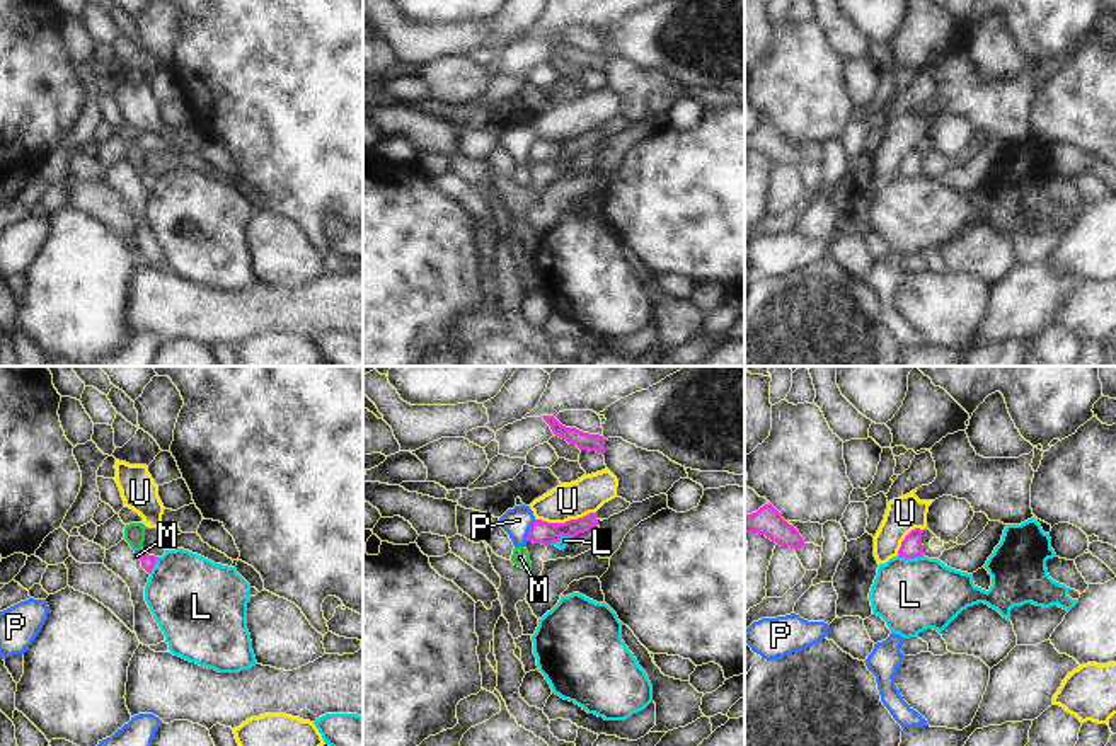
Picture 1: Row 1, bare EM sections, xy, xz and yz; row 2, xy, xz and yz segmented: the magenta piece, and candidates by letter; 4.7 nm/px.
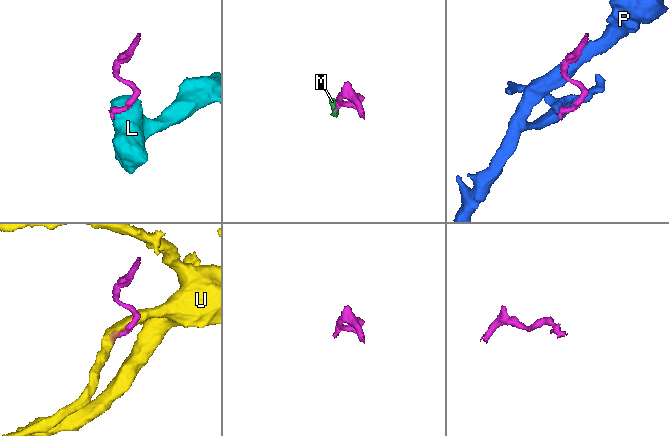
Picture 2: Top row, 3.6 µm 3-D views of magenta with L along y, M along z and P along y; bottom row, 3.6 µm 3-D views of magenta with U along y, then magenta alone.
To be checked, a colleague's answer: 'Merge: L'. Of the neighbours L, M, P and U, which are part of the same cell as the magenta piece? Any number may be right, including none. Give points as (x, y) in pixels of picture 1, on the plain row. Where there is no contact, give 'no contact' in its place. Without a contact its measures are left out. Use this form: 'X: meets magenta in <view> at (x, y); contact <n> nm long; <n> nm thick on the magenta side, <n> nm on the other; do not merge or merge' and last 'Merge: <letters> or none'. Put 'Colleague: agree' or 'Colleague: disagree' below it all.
L: meets magenta in yz at (910, 176); contact 120 nm long; 100 nm thick on the magenta side, 360 nm on the other; do not merge
M: meets magenta in xy at (142, 176); contact 30 nm long; 60 nm thick on the magenta side, 20 nm on the other; merge
P: meets magenta in xz at (530, 149); contact 120 nm long; 110 nm thick on the magenta side, 140 nm on the other; do not merge
U: meets magenta in yz at (905, 155); contact 180 nm long; 100 nm thick on the magenta side, 160 nm on the other; do not merge
Merge: M
Colleague: disagree

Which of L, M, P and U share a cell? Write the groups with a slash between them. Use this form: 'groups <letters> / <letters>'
groups L / M / P / U

